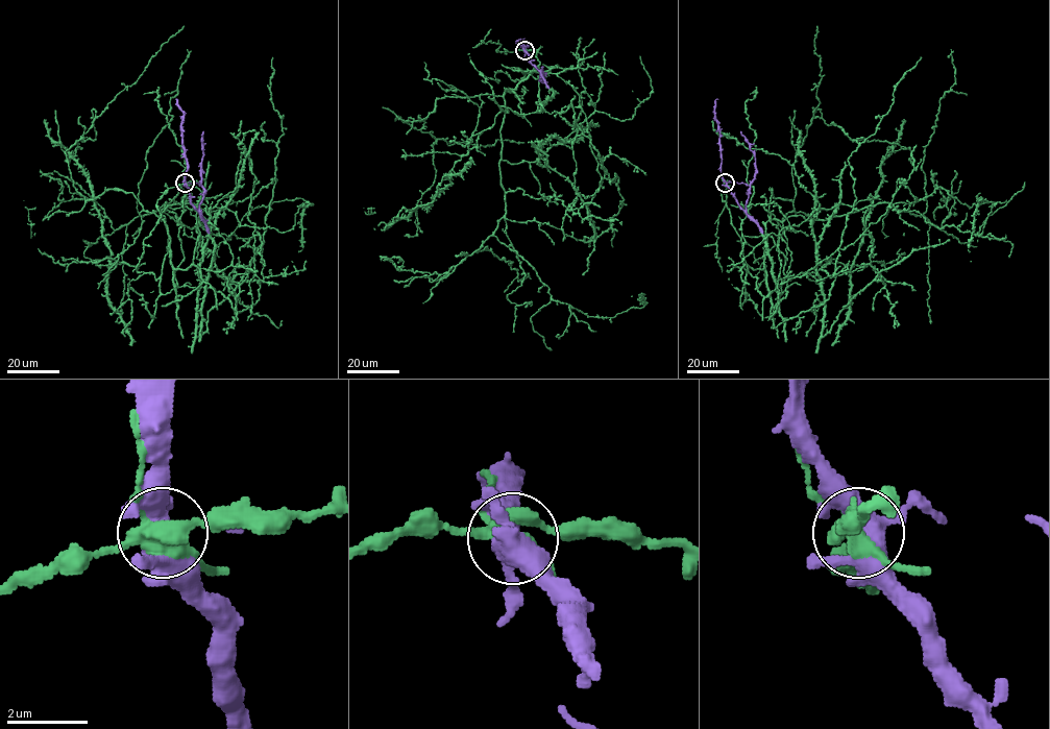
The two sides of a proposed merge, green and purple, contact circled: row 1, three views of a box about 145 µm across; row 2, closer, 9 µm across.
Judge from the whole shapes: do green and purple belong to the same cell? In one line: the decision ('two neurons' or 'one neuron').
one neuron

